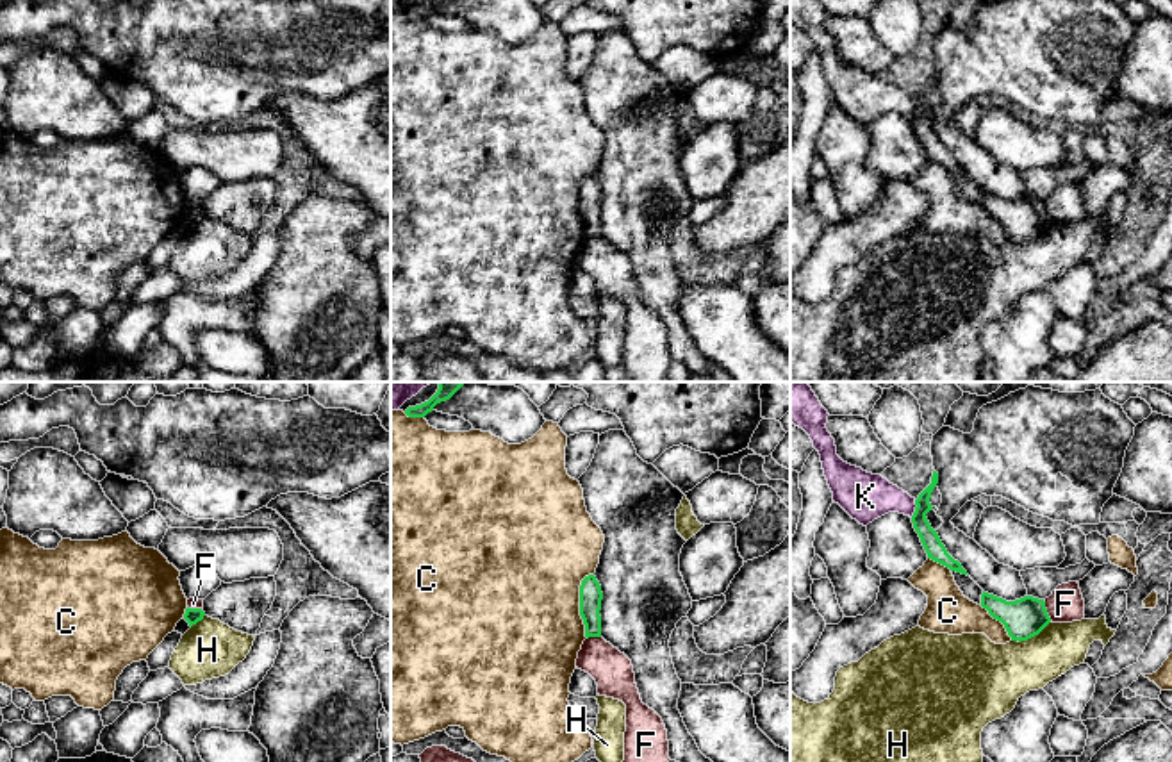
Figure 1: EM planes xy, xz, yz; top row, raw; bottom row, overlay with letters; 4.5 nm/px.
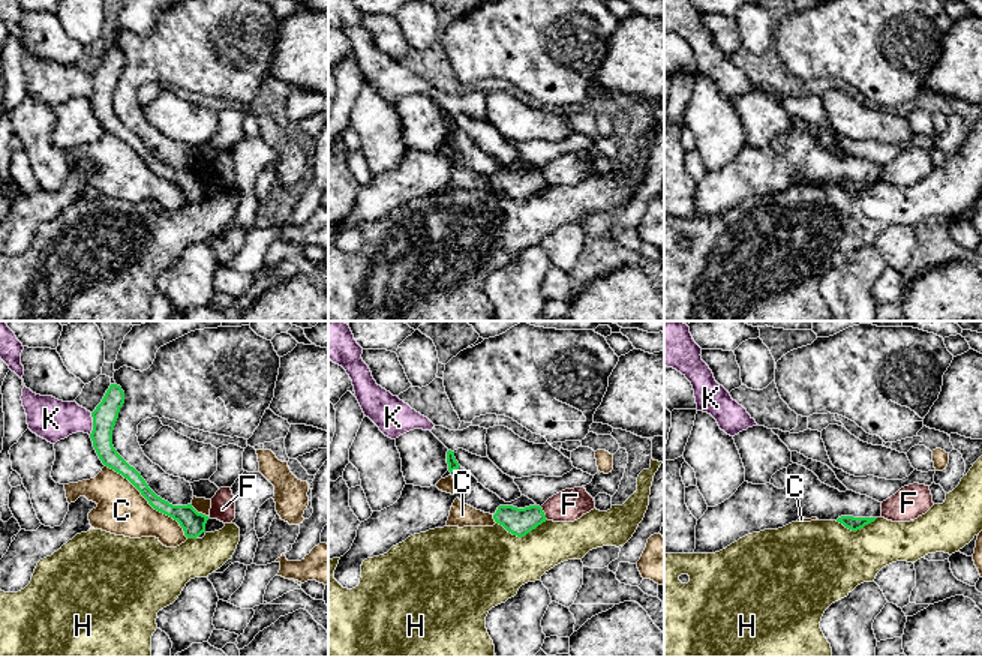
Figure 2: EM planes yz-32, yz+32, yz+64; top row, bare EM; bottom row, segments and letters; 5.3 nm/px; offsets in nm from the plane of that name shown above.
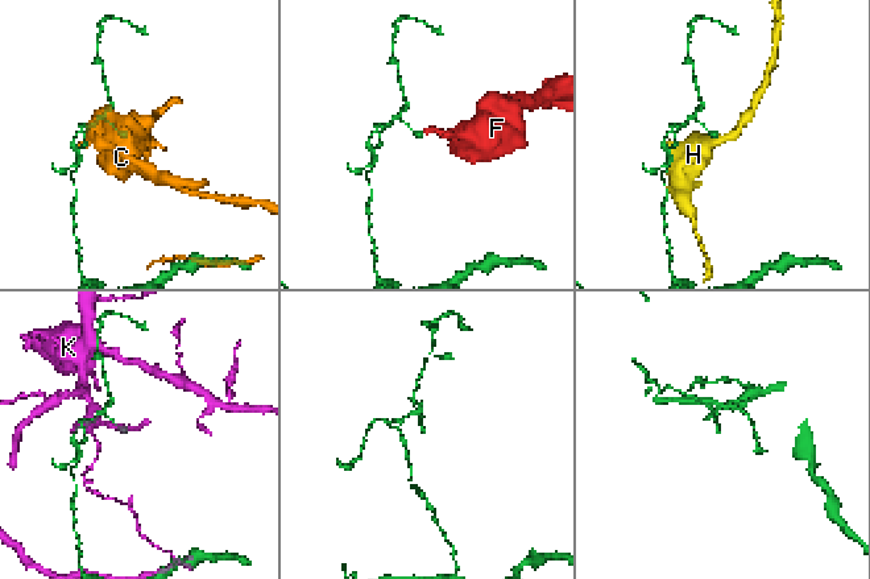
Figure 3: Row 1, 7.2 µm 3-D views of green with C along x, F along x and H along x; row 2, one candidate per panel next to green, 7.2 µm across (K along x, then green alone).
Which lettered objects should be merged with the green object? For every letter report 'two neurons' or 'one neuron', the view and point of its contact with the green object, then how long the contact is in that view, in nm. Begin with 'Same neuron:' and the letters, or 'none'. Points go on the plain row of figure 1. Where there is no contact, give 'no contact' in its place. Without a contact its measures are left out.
Same neuron: none
C: two neurons; meets green in xz at (580, 204); contact 300 nm long
F: two neurons; meets green in yz at (1046, 211); contact 100 nm long
H: two neurons; meets green in yz at (1031, 236); contact 200 nm long
K: two neurons; meets green in yz at (916, 109); contact 80 nm long

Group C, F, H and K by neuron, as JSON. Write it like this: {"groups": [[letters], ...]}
{"groups": [["C"], ["F"], ["H"], ["K"]]}

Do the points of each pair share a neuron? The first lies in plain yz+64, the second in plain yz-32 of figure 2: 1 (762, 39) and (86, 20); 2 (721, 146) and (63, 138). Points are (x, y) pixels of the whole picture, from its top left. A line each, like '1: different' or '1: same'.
1: same
2: different

